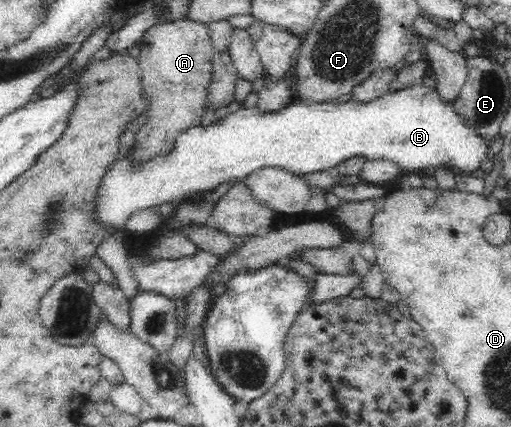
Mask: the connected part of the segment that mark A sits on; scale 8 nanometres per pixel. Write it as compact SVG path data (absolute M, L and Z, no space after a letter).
M186 19L158 23L151 26L141 38L140 57L142 93L149 108L147 121L135 137L133 160L148 160L164 156L174 146L172 140L178 132L198 126L207 106L207 95L213 79L211 63L212 43L206 23Z

